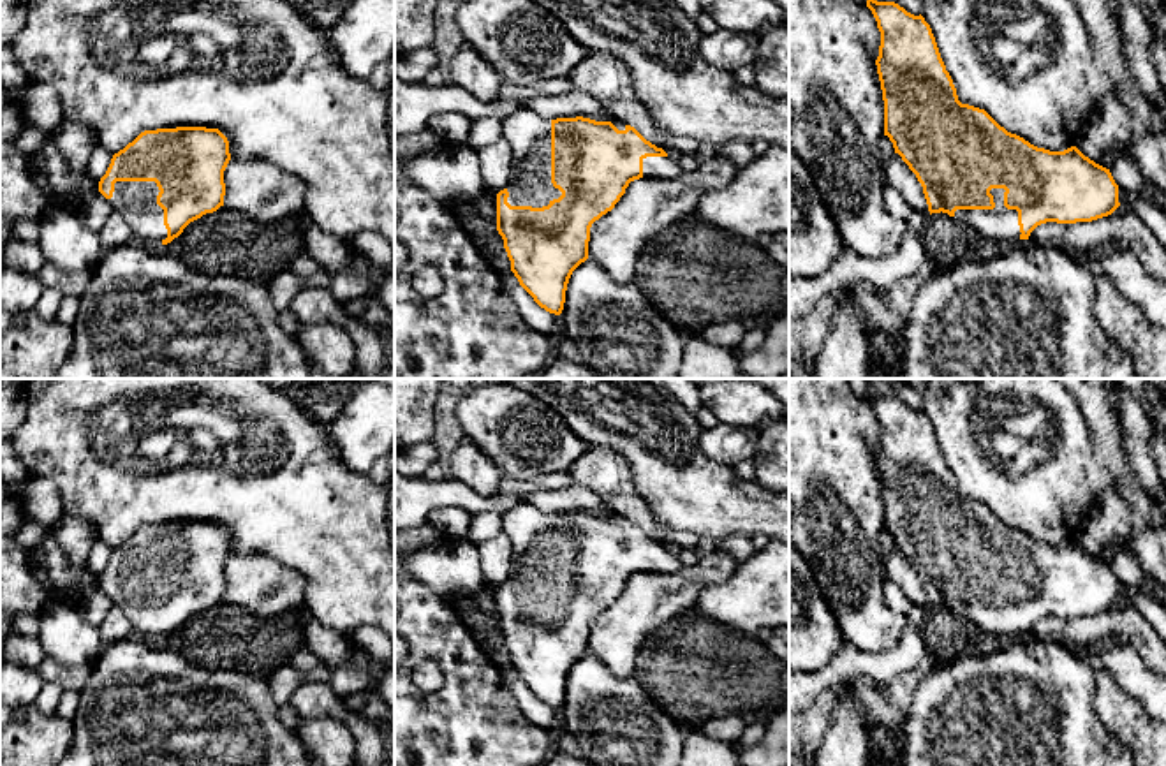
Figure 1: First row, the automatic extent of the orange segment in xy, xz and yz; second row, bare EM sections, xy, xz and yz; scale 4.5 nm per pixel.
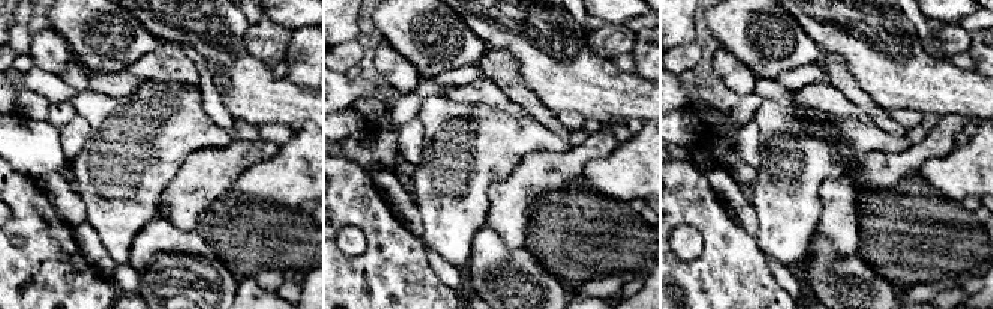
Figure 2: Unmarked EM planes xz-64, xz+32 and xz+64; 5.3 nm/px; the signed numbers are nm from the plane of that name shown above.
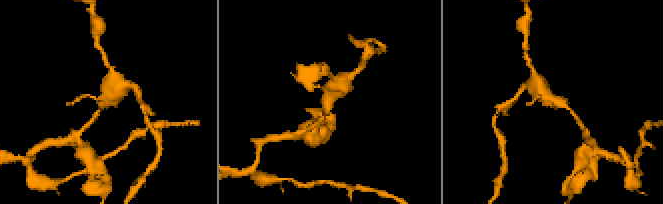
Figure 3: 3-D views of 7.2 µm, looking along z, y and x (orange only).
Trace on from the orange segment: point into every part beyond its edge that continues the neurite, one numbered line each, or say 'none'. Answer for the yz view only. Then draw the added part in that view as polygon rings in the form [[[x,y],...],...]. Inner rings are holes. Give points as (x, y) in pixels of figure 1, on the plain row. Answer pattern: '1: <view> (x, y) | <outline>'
1: yz (999, 620) | [[[992,583],[993,604],[956,604],[953,615],[1000,641],[1020,634],[1018,606],[1004,600],[1004,583]]]

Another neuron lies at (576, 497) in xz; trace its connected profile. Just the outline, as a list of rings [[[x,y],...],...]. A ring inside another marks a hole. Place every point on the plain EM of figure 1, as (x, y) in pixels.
[[[578,482],[562,490],[539,490],[523,498],[544,514],[583,511],[595,516],[609,516],[609,507],[597,493]]]

